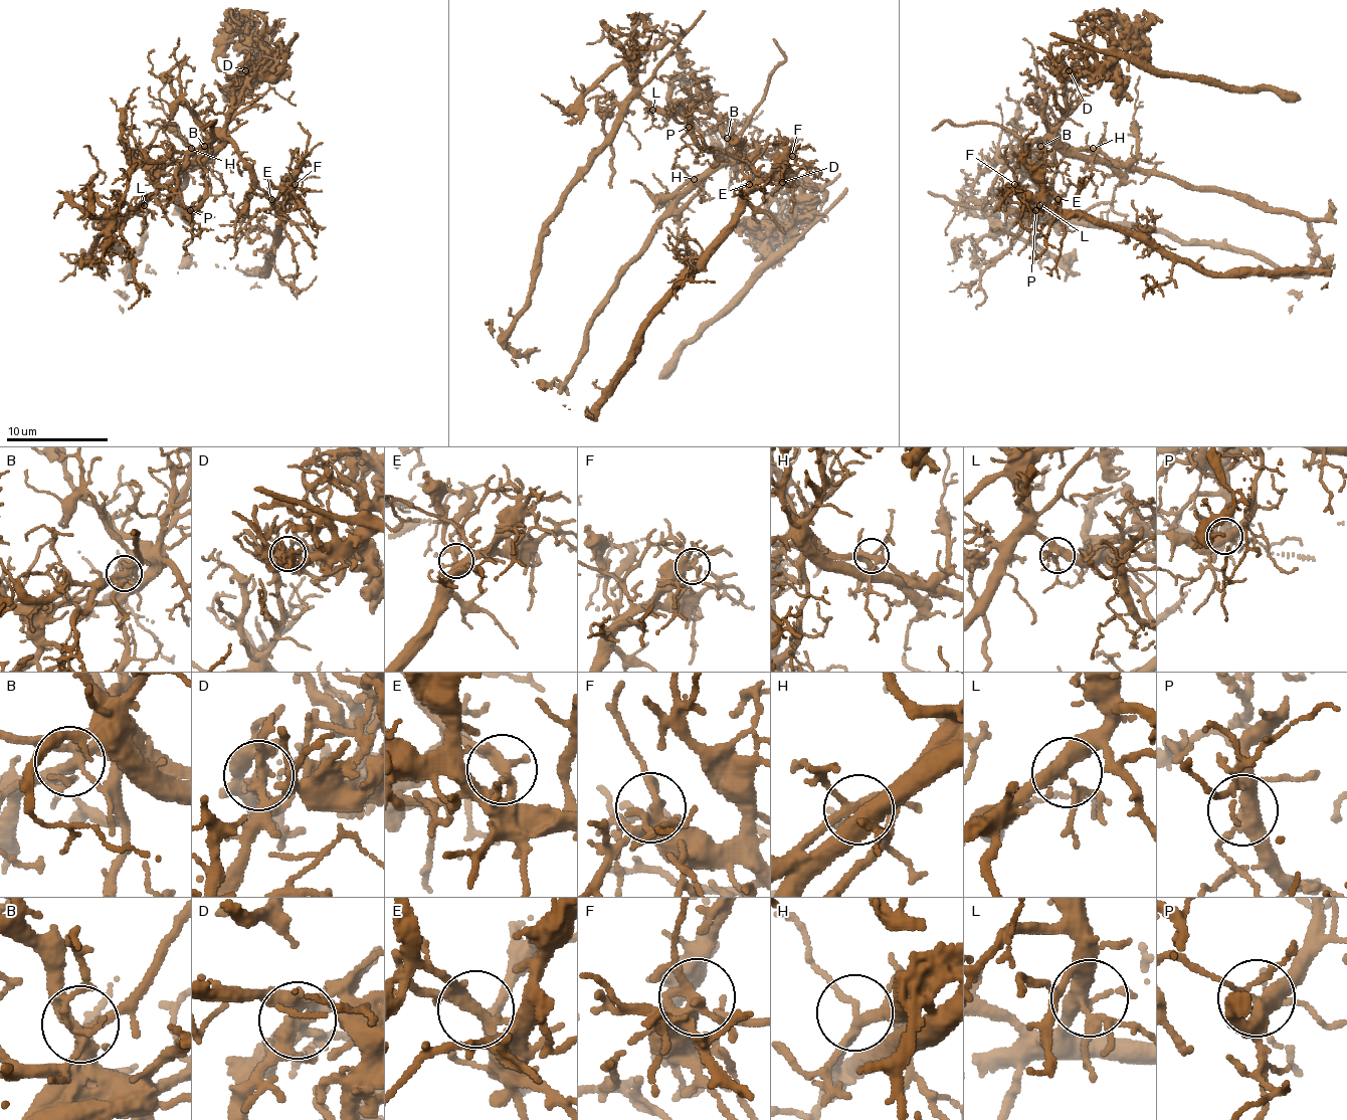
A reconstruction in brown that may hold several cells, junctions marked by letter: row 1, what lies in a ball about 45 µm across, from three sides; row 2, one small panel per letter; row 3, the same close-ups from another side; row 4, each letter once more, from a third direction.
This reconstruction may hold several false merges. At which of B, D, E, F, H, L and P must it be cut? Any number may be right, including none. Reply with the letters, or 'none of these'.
D, E, P

